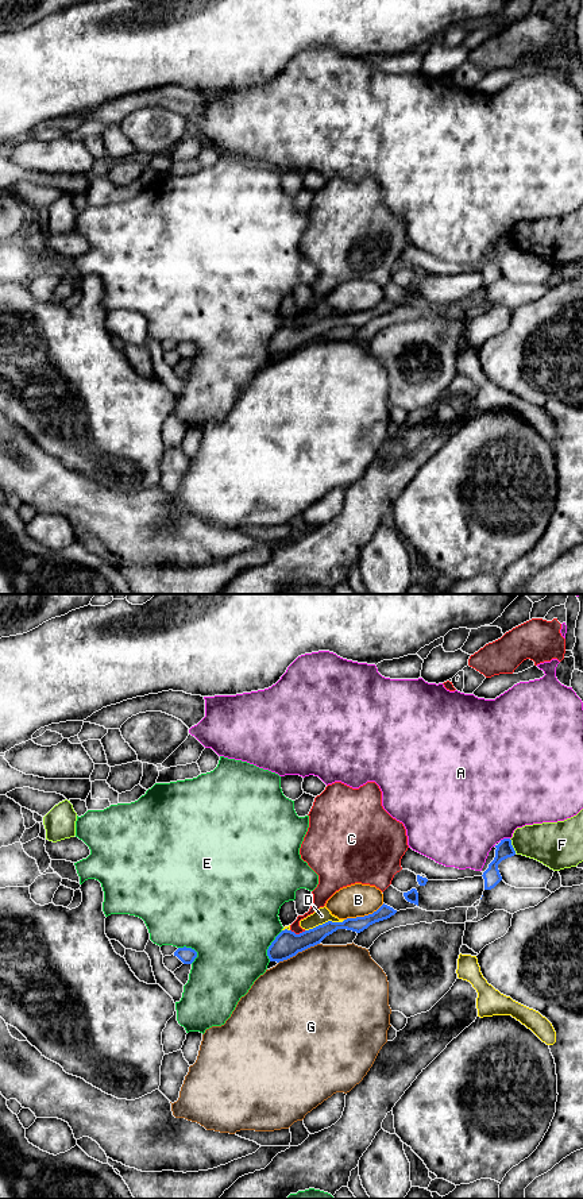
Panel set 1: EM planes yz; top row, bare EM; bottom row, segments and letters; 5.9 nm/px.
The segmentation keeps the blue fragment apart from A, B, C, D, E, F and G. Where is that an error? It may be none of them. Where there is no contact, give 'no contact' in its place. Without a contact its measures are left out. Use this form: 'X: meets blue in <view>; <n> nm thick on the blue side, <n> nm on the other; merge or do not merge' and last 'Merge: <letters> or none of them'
A: meets blue in yz; 100 nm thick on the blue side, 500 nm on the other; do not merge
B: meets blue in yz; 90 nm thick on the blue side, 200 nm on the other; do not merge
C: meets blue in yz; 160 nm thick on the blue side, 90 nm on the other; do not merge
D: meets blue in yz; 140 nm thick on the blue side, 90 nm on the other; do not merge
E: meets blue in yz; 160 nm thick on the blue side, 500 nm on the other; do not merge
F: meets blue in yz; 100 nm thick on the blue side, 260 nm on the other; do not merge
G: meets blue in yz; 160 nm thick on the blue side, 480 nm on the other; do not merge
Merge: none of them

